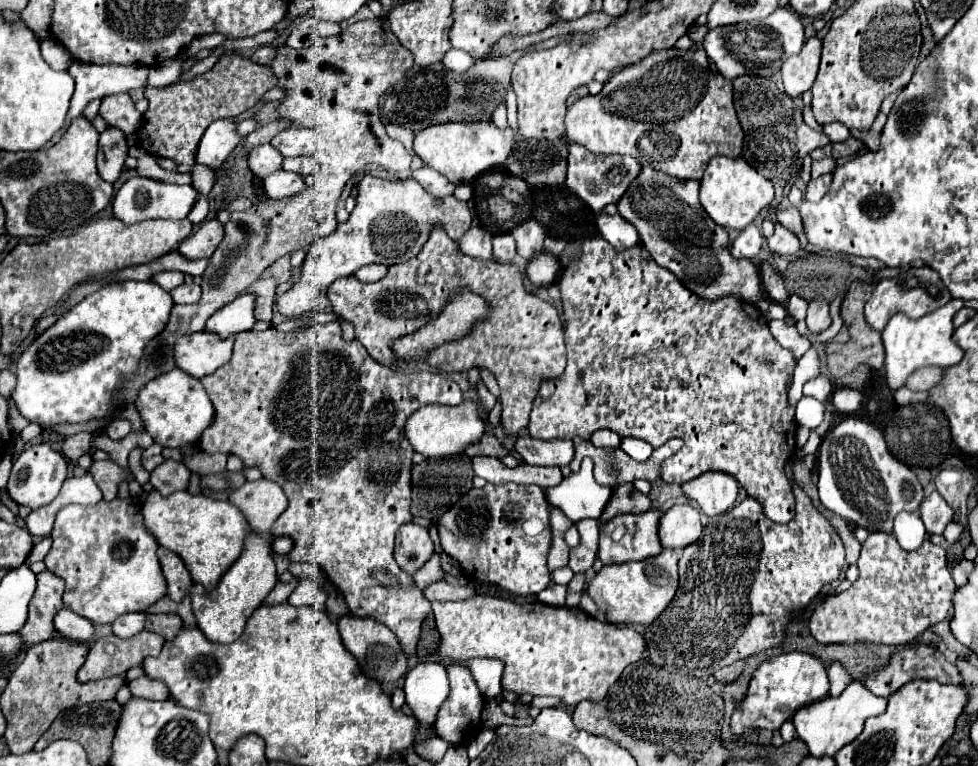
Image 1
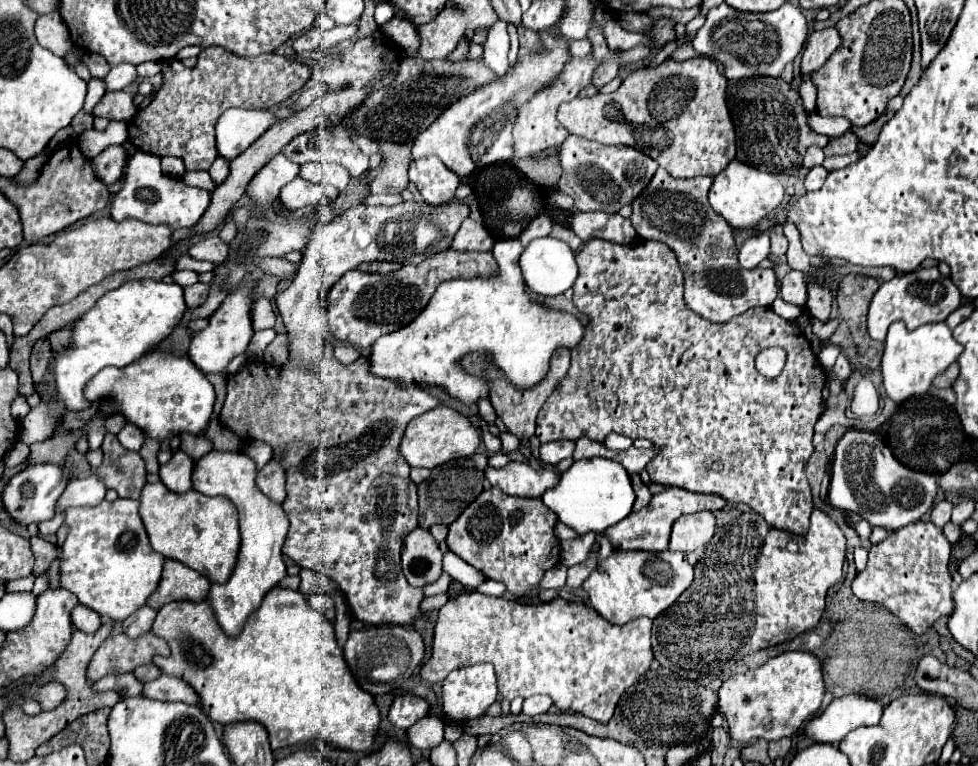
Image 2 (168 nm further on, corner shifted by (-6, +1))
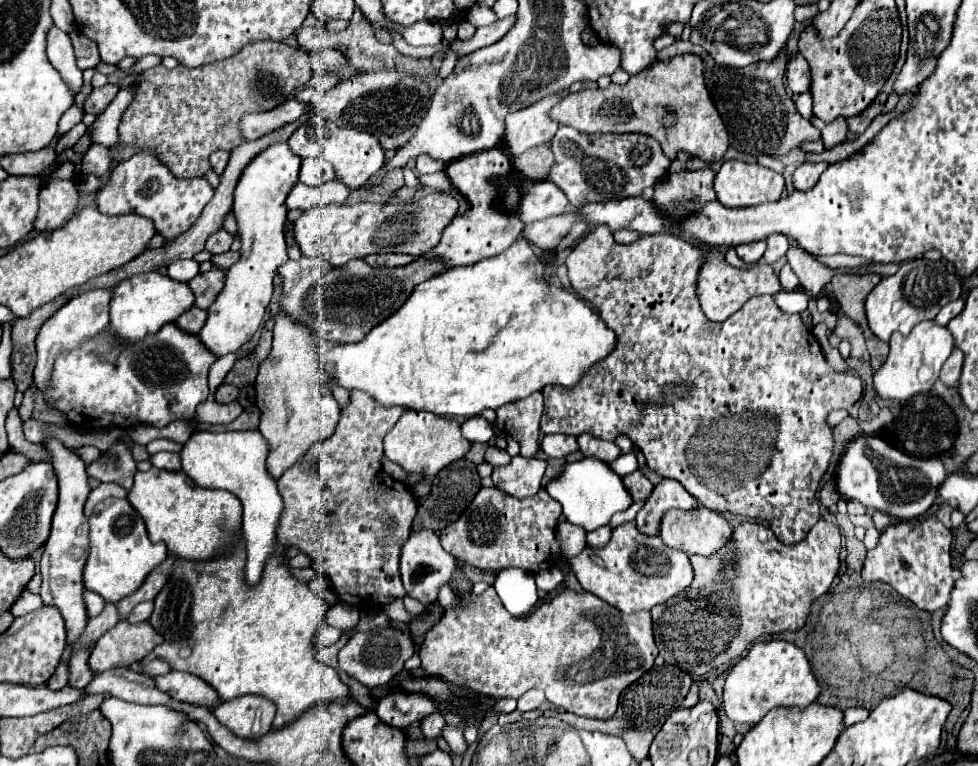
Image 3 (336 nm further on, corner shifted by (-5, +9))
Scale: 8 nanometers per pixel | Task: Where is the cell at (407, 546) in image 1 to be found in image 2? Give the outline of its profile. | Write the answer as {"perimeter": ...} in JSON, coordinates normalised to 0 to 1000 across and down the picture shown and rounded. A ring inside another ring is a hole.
{"perimeter":[[[425,688],[413,704],[411,745],[421,766],[440,764],[452,751],[452,719],[440,693]]]}

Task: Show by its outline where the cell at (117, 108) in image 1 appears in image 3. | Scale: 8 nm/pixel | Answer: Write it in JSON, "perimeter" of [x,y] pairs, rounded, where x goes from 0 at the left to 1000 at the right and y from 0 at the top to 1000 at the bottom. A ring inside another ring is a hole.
{"perimeter":[[[105,111],[101,116],[95,116],[93,124],[87,132],[87,148],[95,148],[95,150],[103,150],[107,145],[107,140],[118,129],[122,114],[120,111]]]}

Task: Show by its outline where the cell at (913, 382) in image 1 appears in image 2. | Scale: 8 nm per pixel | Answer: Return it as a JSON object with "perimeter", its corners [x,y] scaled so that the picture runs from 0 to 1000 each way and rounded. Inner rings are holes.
{"perimeter":[[[975,474],[975,477],[971,477],[963,490],[959,490],[953,503],[955,503],[955,505],[973,505],[973,500],[975,500],[978,492],[980,492],[980,487],[982,487],[982,477]]]}

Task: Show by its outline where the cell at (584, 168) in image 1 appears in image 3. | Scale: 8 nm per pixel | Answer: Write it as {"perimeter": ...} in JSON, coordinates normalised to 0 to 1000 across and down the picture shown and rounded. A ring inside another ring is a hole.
{"perimeter":[[[574,163],[563,184],[563,195],[567,200],[567,215],[561,226],[561,236],[565,236],[588,270],[598,265],[635,262],[637,257],[647,255],[653,257],[662,244],[672,239],[686,215],[686,210],[678,202],[676,189],[668,184],[668,179],[660,179],[655,174],[600,176]]]}

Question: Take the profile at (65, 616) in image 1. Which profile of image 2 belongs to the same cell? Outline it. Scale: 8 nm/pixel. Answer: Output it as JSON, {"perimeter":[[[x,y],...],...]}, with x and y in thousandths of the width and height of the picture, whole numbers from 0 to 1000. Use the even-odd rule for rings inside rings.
{"perimeter":[[[78,790],[76,798],[74,798],[74,813],[78,821],[82,824],[88,824],[88,826],[96,826],[102,821],[104,811],[102,811],[102,803],[96,800],[94,795],[88,795],[88,790]]]}

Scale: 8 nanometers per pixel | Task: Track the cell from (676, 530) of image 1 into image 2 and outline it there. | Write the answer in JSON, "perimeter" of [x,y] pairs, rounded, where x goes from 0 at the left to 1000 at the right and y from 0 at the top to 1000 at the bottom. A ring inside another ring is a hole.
{"perimeter":[[[726,667],[697,672],[687,685],[685,719],[708,722],[722,714],[722,709],[732,696],[732,675]]]}

